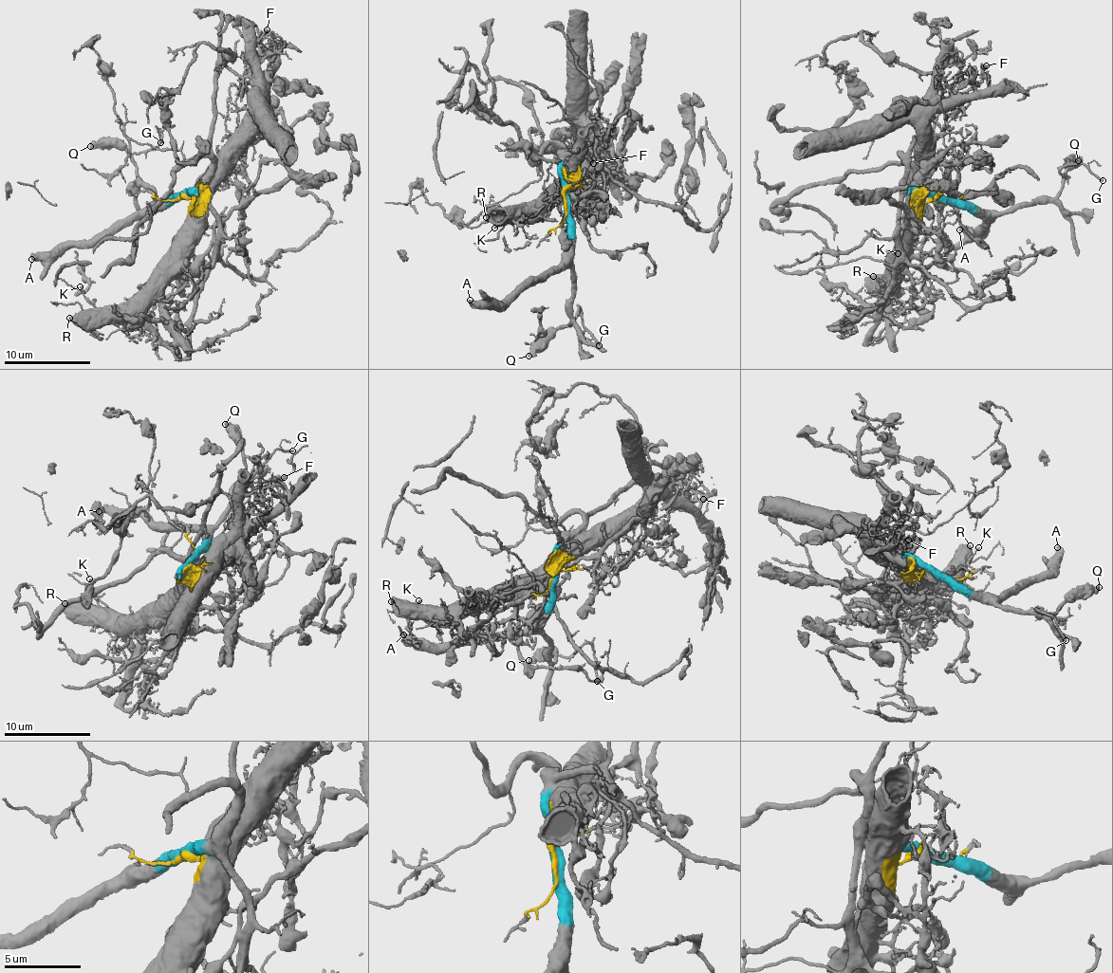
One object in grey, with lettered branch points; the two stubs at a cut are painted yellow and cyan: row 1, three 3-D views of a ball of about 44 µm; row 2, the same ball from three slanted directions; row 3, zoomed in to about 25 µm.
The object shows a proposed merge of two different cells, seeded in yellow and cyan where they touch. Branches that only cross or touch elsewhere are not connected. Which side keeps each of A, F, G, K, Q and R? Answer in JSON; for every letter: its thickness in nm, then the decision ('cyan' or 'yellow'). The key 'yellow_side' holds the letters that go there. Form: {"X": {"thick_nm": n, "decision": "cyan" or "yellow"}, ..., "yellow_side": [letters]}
{"A": {"thick_nm": 360, "decision": "cyan"}, "F": {"thick_nm": 180, "decision": "yellow"}, "G": {"thick_nm": 180, "decision": "cyan"}, "K": {"thick_nm": 120, "decision": "yellow"}, "Q": {"thick_nm": 480, "decision": "cyan"}, "R": {"thick_nm": 480, "decision": "yellow"}, "yellow_side": ["F", "K", "R"]}

